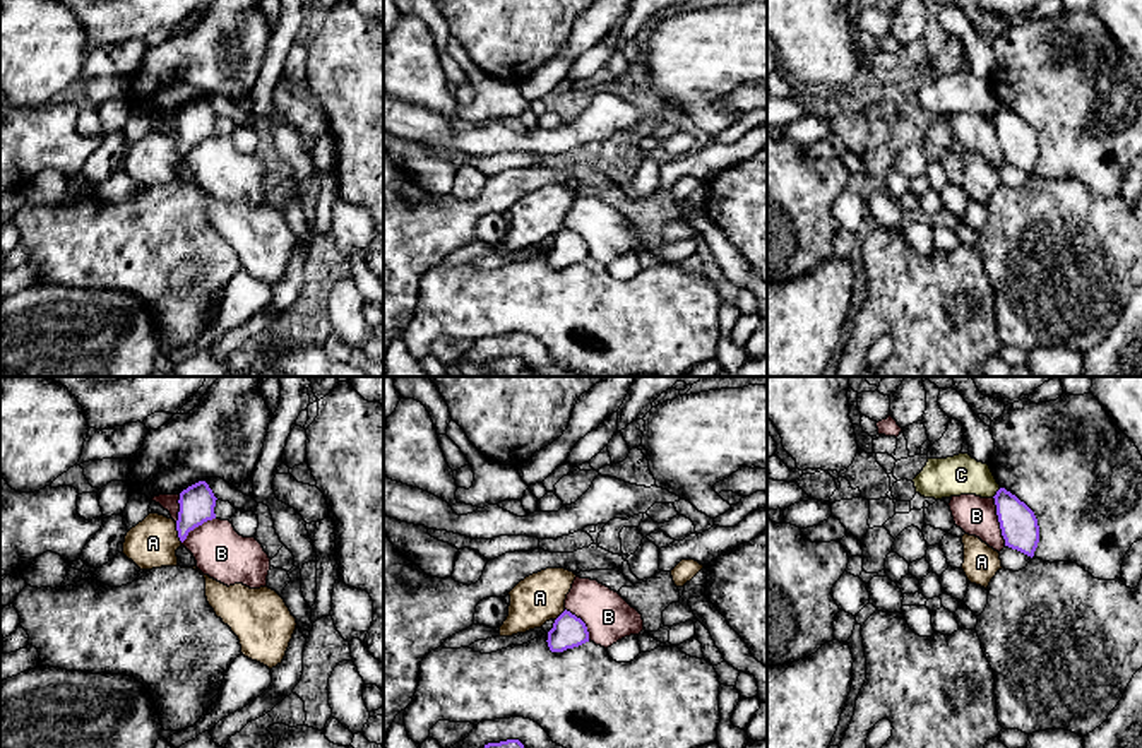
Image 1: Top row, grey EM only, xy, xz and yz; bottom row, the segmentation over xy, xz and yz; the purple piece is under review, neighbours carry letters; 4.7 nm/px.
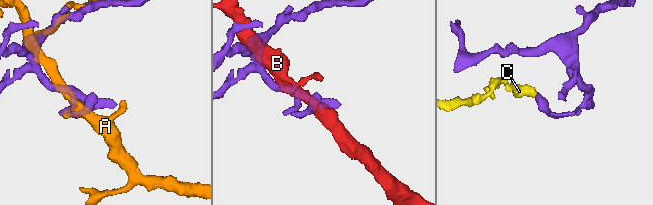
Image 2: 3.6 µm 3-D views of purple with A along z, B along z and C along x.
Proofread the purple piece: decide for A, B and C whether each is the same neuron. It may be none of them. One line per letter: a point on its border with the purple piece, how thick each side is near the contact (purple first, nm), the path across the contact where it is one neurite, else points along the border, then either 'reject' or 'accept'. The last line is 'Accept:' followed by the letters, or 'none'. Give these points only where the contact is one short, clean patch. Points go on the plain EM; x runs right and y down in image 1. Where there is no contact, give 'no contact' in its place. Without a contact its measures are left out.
A: meets purple in xy at (178, 149); 170 nm thick on the purple side, 240 nm on the other; reject
B: meets purple in yz at (999, 137); 180 nm thick on the purple side, 180 nm on the other; reject
C: meets purple in yz at (997, 110); 180 nm thick on the purple side, 190 nm on the other; border along yz (1000, 105), (992, 113); reject
Accept: none

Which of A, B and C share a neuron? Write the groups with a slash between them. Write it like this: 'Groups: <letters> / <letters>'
Groups: A / B / C

